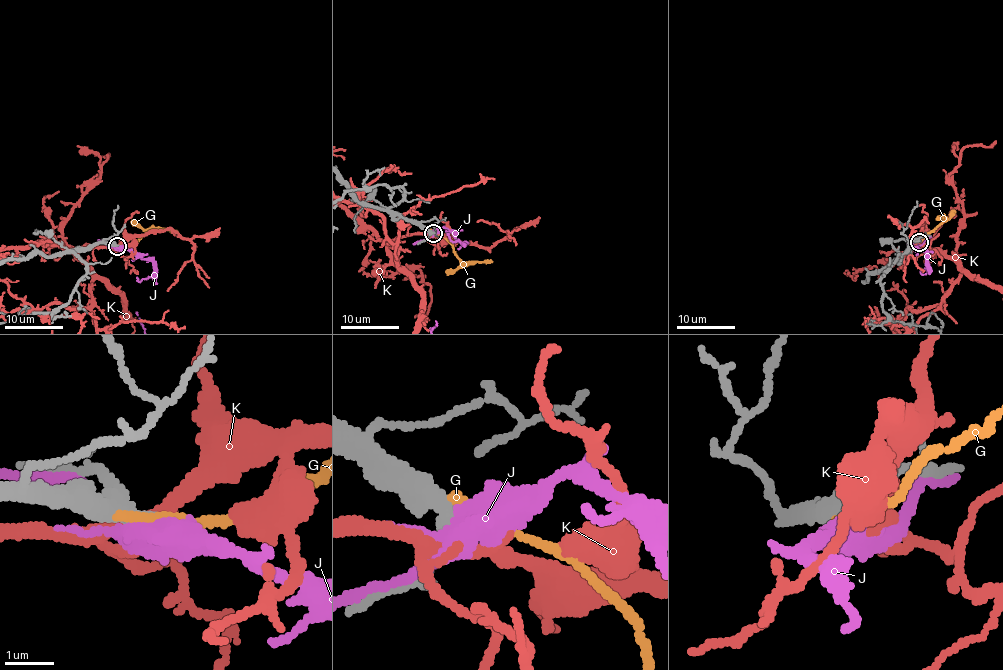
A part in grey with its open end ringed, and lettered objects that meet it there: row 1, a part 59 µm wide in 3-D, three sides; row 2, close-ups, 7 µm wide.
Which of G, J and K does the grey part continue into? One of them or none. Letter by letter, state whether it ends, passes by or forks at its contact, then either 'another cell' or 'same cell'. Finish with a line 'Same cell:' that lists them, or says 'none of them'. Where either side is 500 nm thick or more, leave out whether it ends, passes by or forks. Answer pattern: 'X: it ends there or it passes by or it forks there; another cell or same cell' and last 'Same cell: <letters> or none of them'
G: it ends there; another cell
J: it forks there; another cell
K: it forks there; another cell
Same cell: none of them

